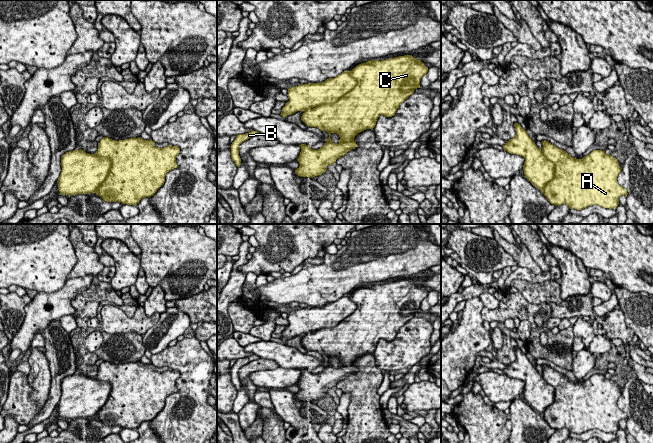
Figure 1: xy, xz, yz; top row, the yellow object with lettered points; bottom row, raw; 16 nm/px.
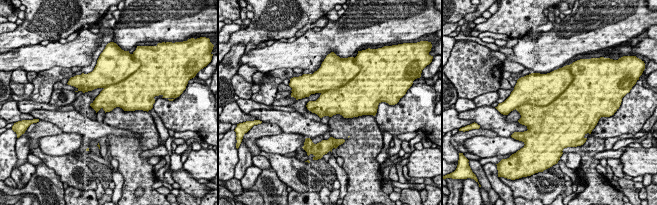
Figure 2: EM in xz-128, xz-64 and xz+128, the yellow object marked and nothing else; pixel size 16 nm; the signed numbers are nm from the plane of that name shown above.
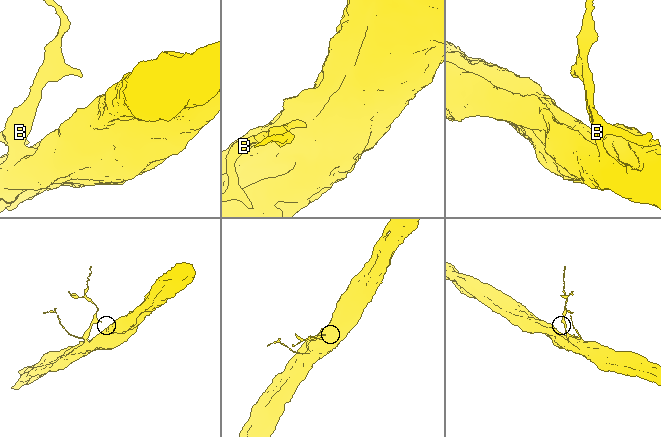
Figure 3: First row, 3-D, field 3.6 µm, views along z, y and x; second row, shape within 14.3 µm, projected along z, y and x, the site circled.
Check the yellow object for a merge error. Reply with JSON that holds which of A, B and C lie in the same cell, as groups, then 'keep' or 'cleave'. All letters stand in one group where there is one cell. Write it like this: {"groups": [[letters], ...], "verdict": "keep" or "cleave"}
{"groups": [["A", "B", "C"]], "verdict": "keep"}

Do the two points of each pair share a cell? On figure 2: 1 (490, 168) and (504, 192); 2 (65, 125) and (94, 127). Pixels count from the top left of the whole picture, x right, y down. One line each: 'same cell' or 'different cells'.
1: same cell
2: same cell

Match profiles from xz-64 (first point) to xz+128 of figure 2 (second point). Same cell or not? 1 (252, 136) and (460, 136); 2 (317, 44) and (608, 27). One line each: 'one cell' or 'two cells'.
1: one cell
2: one cell

